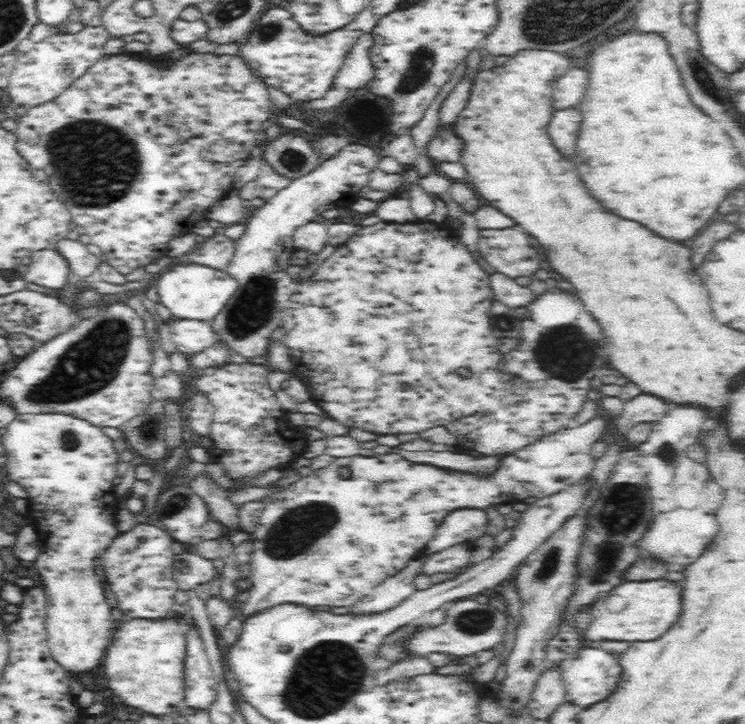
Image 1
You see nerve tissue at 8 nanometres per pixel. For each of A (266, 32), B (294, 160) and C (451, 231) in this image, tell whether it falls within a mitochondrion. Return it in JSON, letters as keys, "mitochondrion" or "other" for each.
{"A":"mitochondrion","B":"mitochondrion","C":"other"}

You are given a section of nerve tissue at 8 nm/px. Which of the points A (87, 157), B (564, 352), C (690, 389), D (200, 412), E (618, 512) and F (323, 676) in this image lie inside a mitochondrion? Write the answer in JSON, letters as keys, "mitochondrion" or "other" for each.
{"A":"mitochondrion","B":"mitochondrion","C":"other","D":"other","E":"mitochondrion","F":"mitochondrion"}

